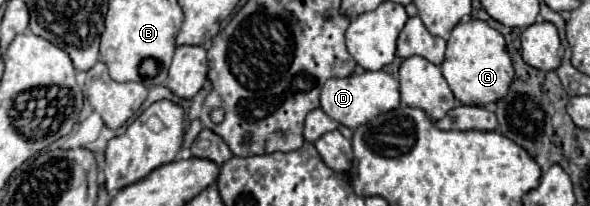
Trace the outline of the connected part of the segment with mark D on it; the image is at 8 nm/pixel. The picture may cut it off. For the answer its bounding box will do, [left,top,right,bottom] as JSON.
[320,70,400,128]

